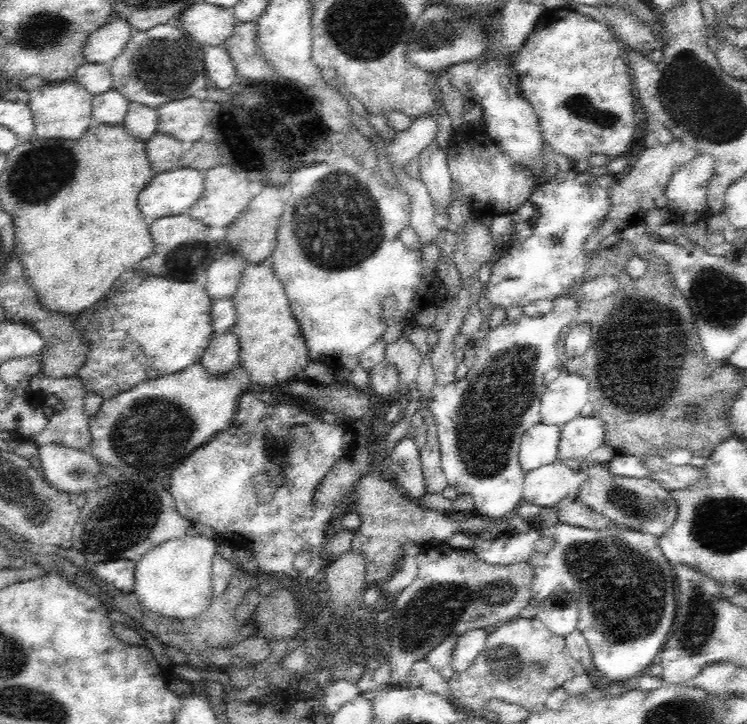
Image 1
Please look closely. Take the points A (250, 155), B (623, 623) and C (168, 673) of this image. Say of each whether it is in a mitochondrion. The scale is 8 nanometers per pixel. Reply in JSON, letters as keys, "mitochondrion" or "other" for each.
{"A":"other","B":"mitochondrion","C":"other"}

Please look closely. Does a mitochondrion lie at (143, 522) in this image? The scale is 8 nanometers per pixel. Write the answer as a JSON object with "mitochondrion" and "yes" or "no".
{"mitochondrion":"no"}

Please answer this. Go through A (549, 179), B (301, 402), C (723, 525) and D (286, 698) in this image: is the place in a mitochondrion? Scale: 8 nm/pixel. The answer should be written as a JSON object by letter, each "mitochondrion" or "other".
{"A":"other","B":"other","C":"mitochondrion","D":"other"}

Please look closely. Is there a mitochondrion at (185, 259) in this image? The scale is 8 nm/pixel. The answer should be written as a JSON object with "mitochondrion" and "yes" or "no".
{"mitochondrion":"yes"}

